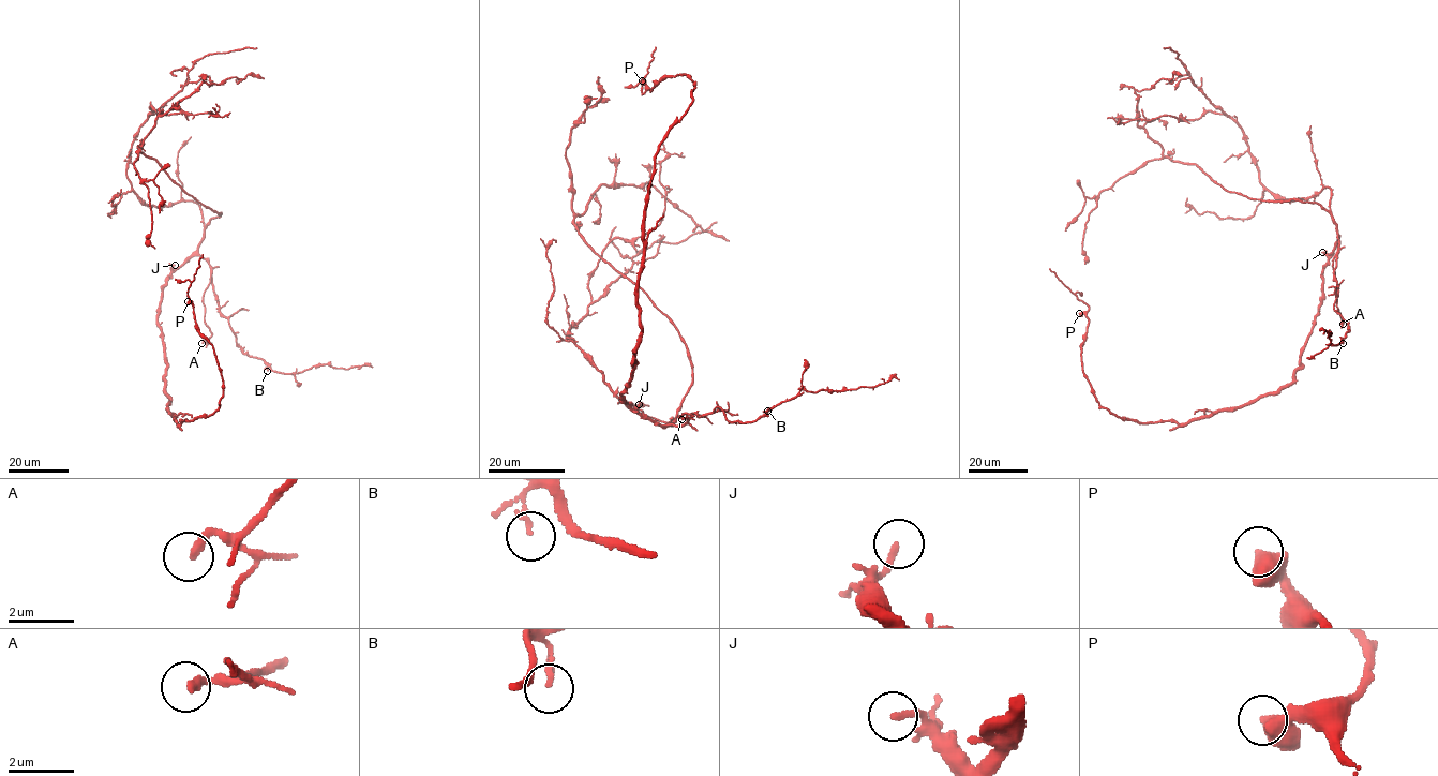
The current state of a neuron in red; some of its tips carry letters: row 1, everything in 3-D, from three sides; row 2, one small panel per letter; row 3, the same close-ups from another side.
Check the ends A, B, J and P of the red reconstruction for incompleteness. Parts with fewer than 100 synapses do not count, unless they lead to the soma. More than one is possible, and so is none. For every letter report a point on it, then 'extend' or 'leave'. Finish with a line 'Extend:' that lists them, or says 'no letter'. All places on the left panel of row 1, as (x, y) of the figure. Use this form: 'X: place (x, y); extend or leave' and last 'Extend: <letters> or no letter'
A: place (201, 343); extend
B: place (267, 371); leave
J: place (175, 265); leave
P: place (188, 301); leave
Extend: A

